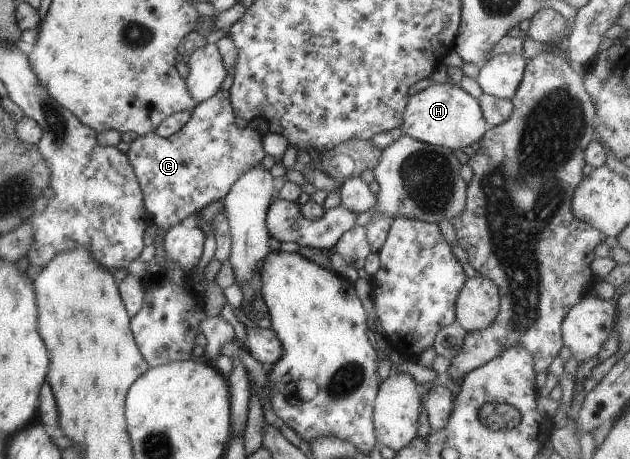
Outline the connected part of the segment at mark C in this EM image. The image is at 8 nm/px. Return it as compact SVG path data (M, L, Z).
M220 89L213 97L199 102L192 109L191 119L177 133L164 138L151 132L130 143L126 154L143 192L150 222L168 230L179 222L193 219L193 215L212 201L223 199L243 173L261 162L266 155L263 150L263 135L247 127L239 129L235 124L235 117L230 92Z

